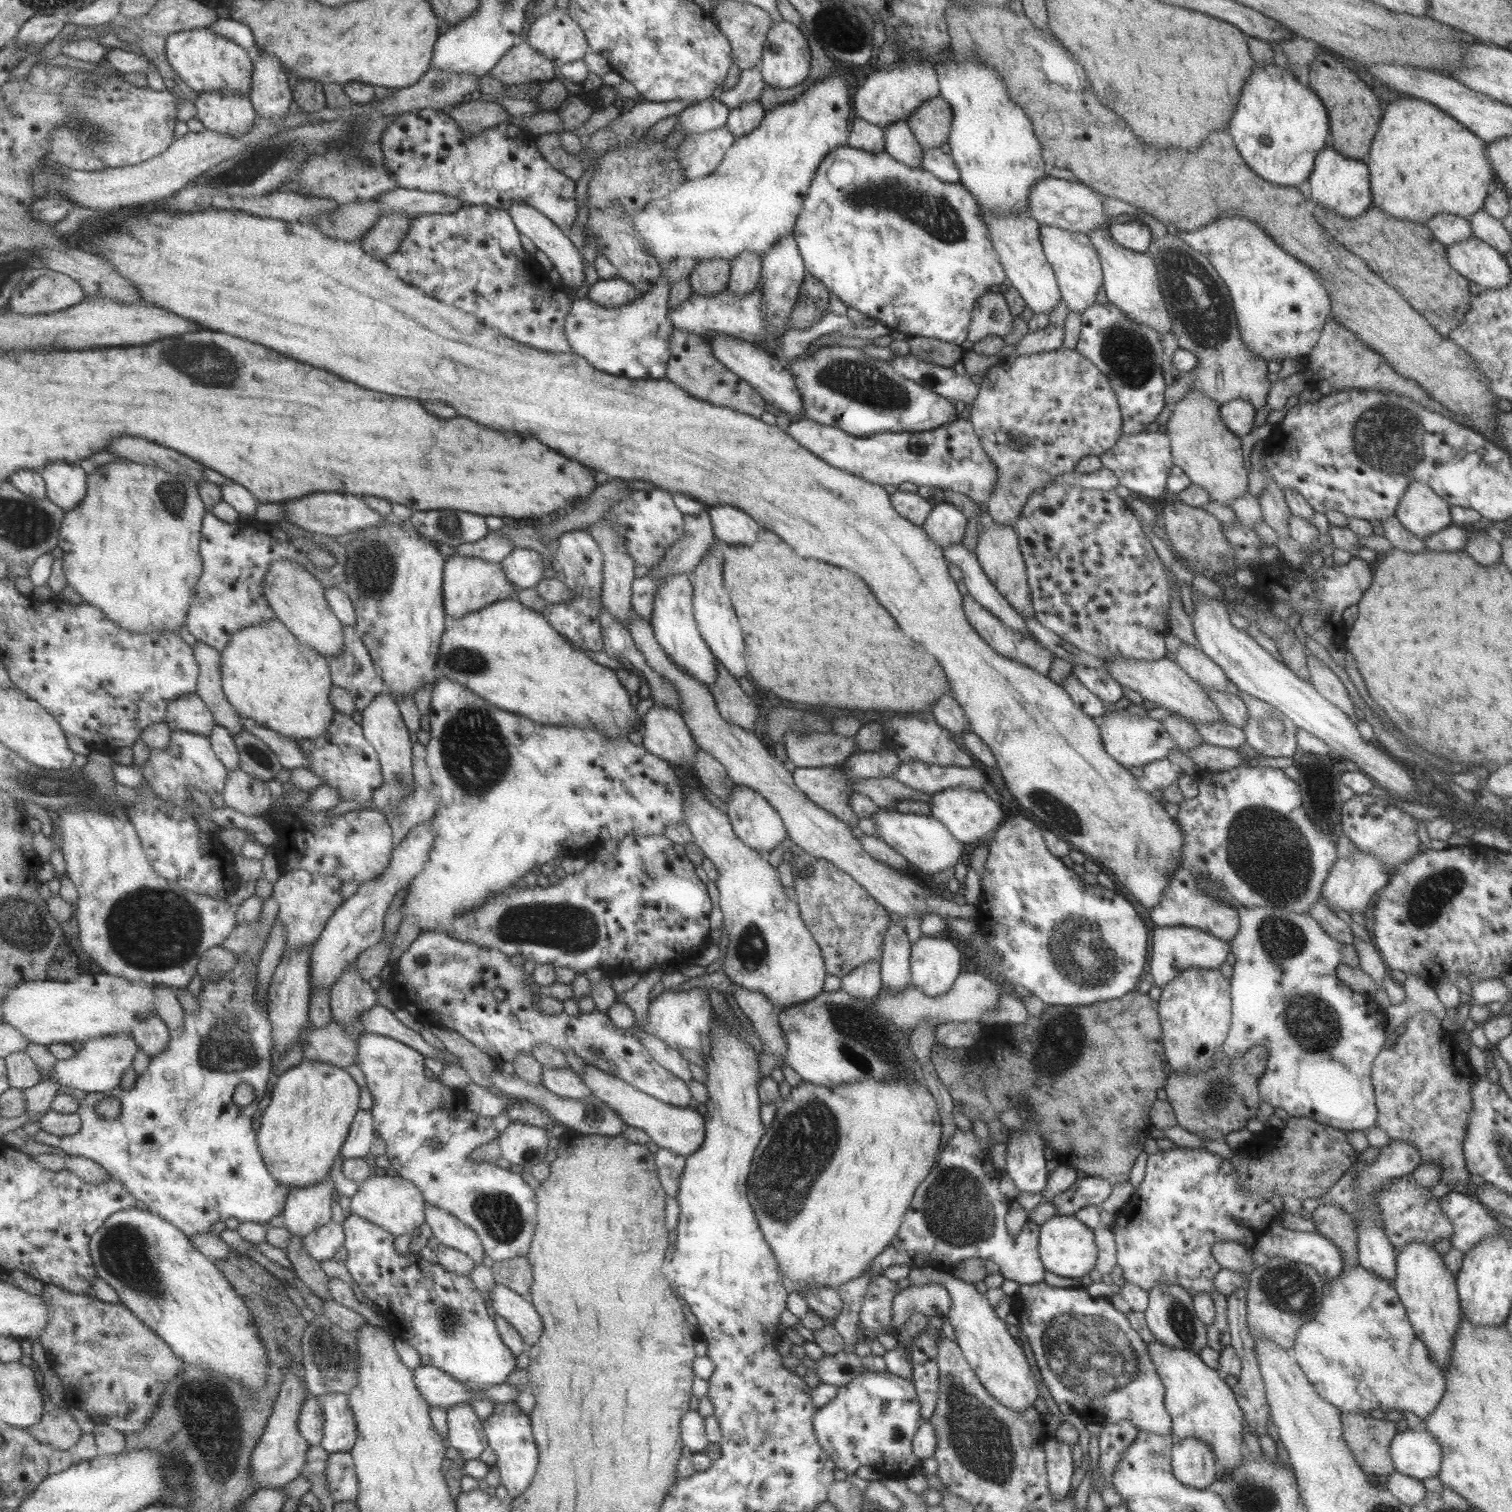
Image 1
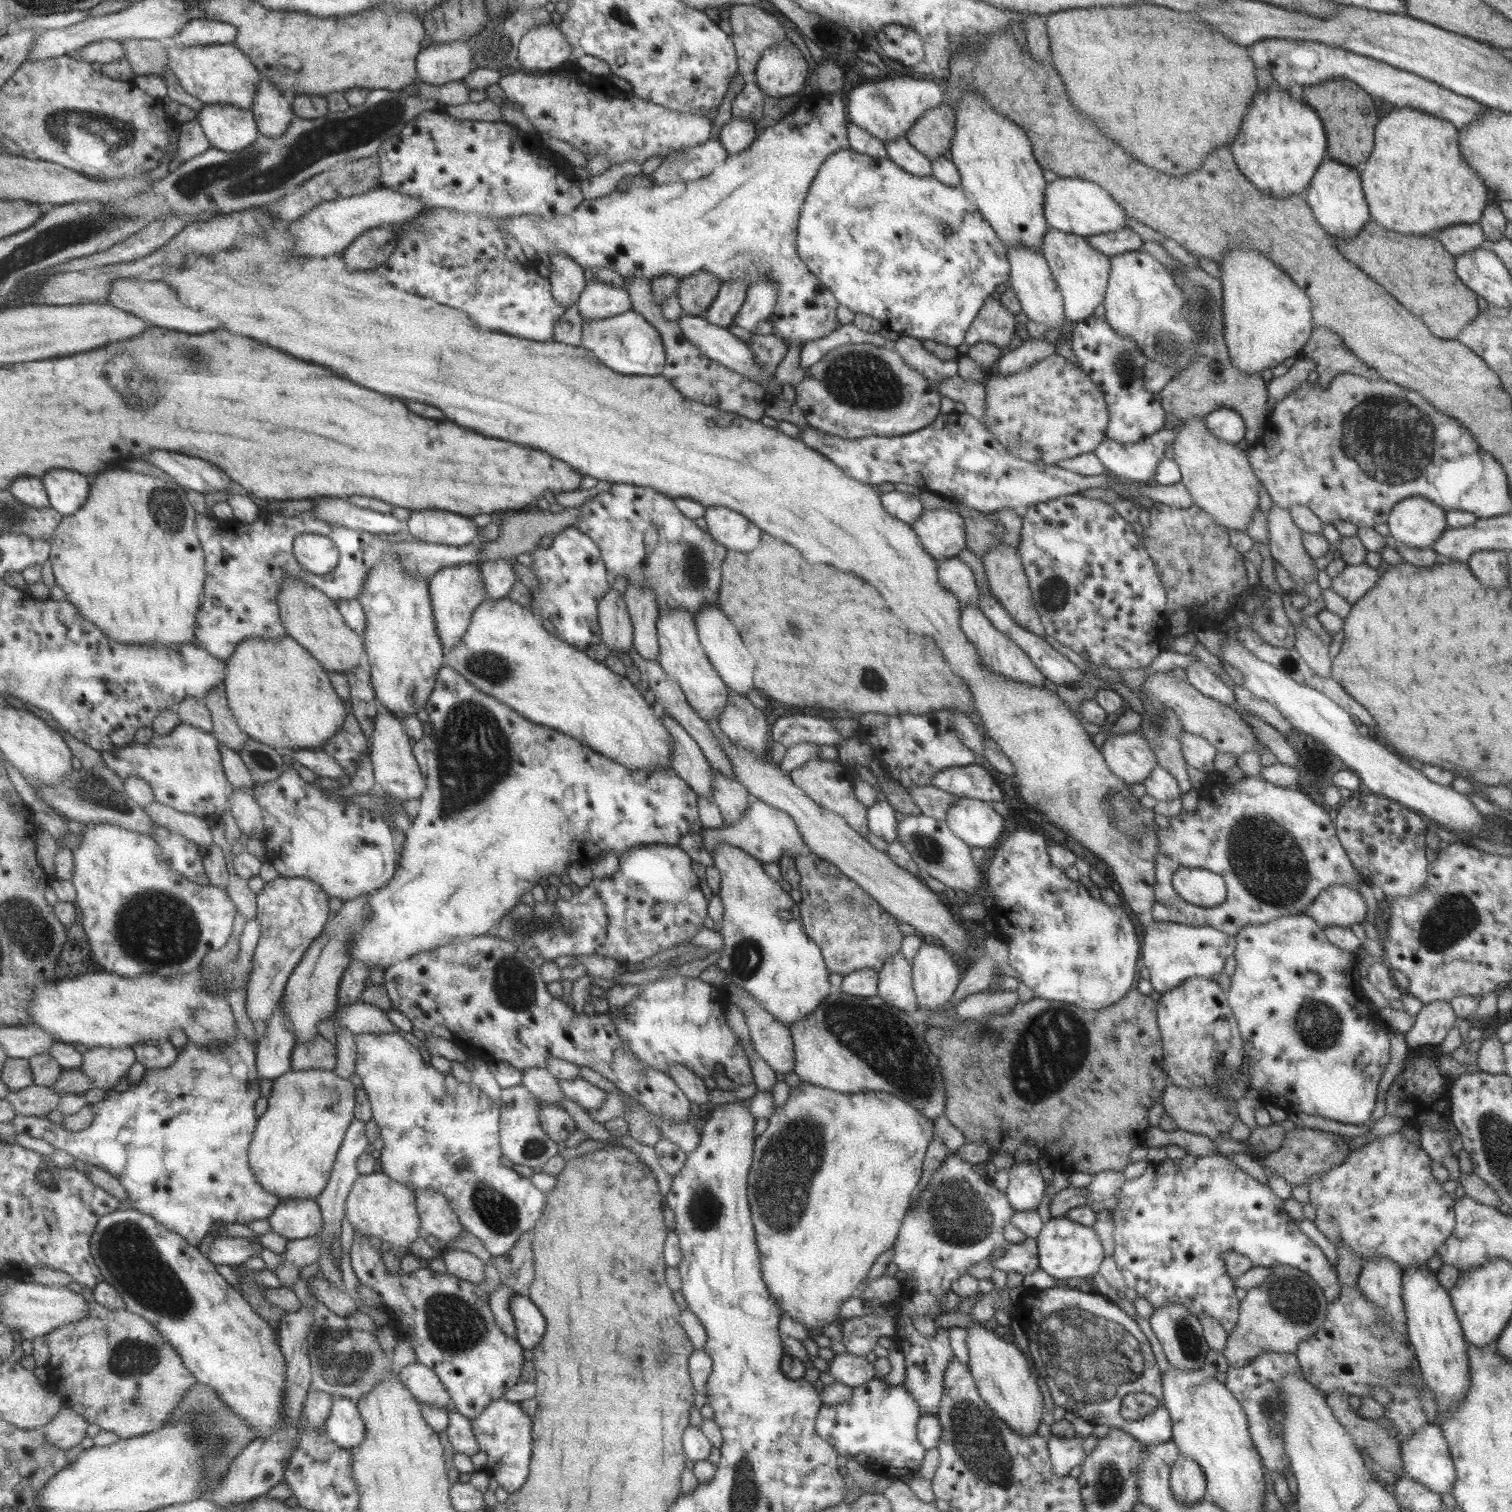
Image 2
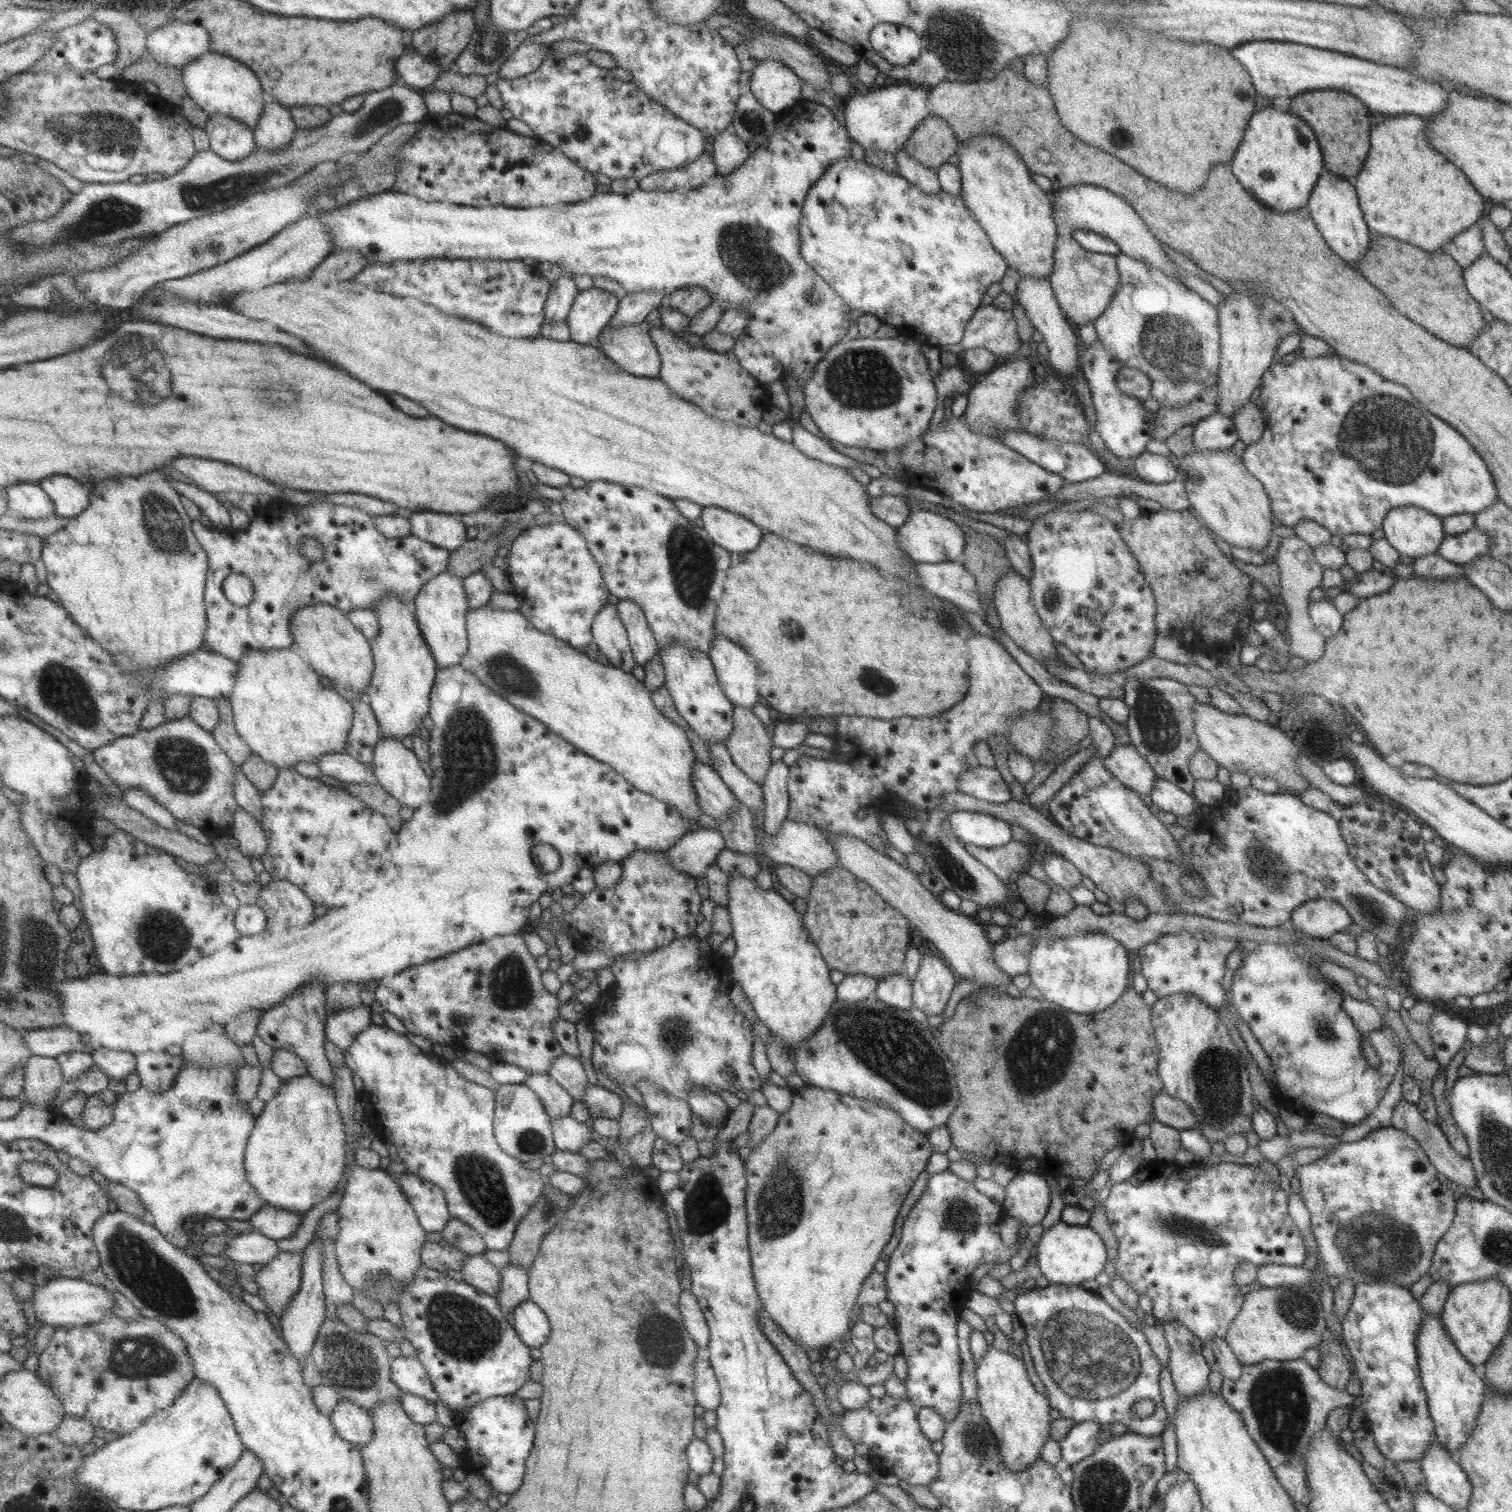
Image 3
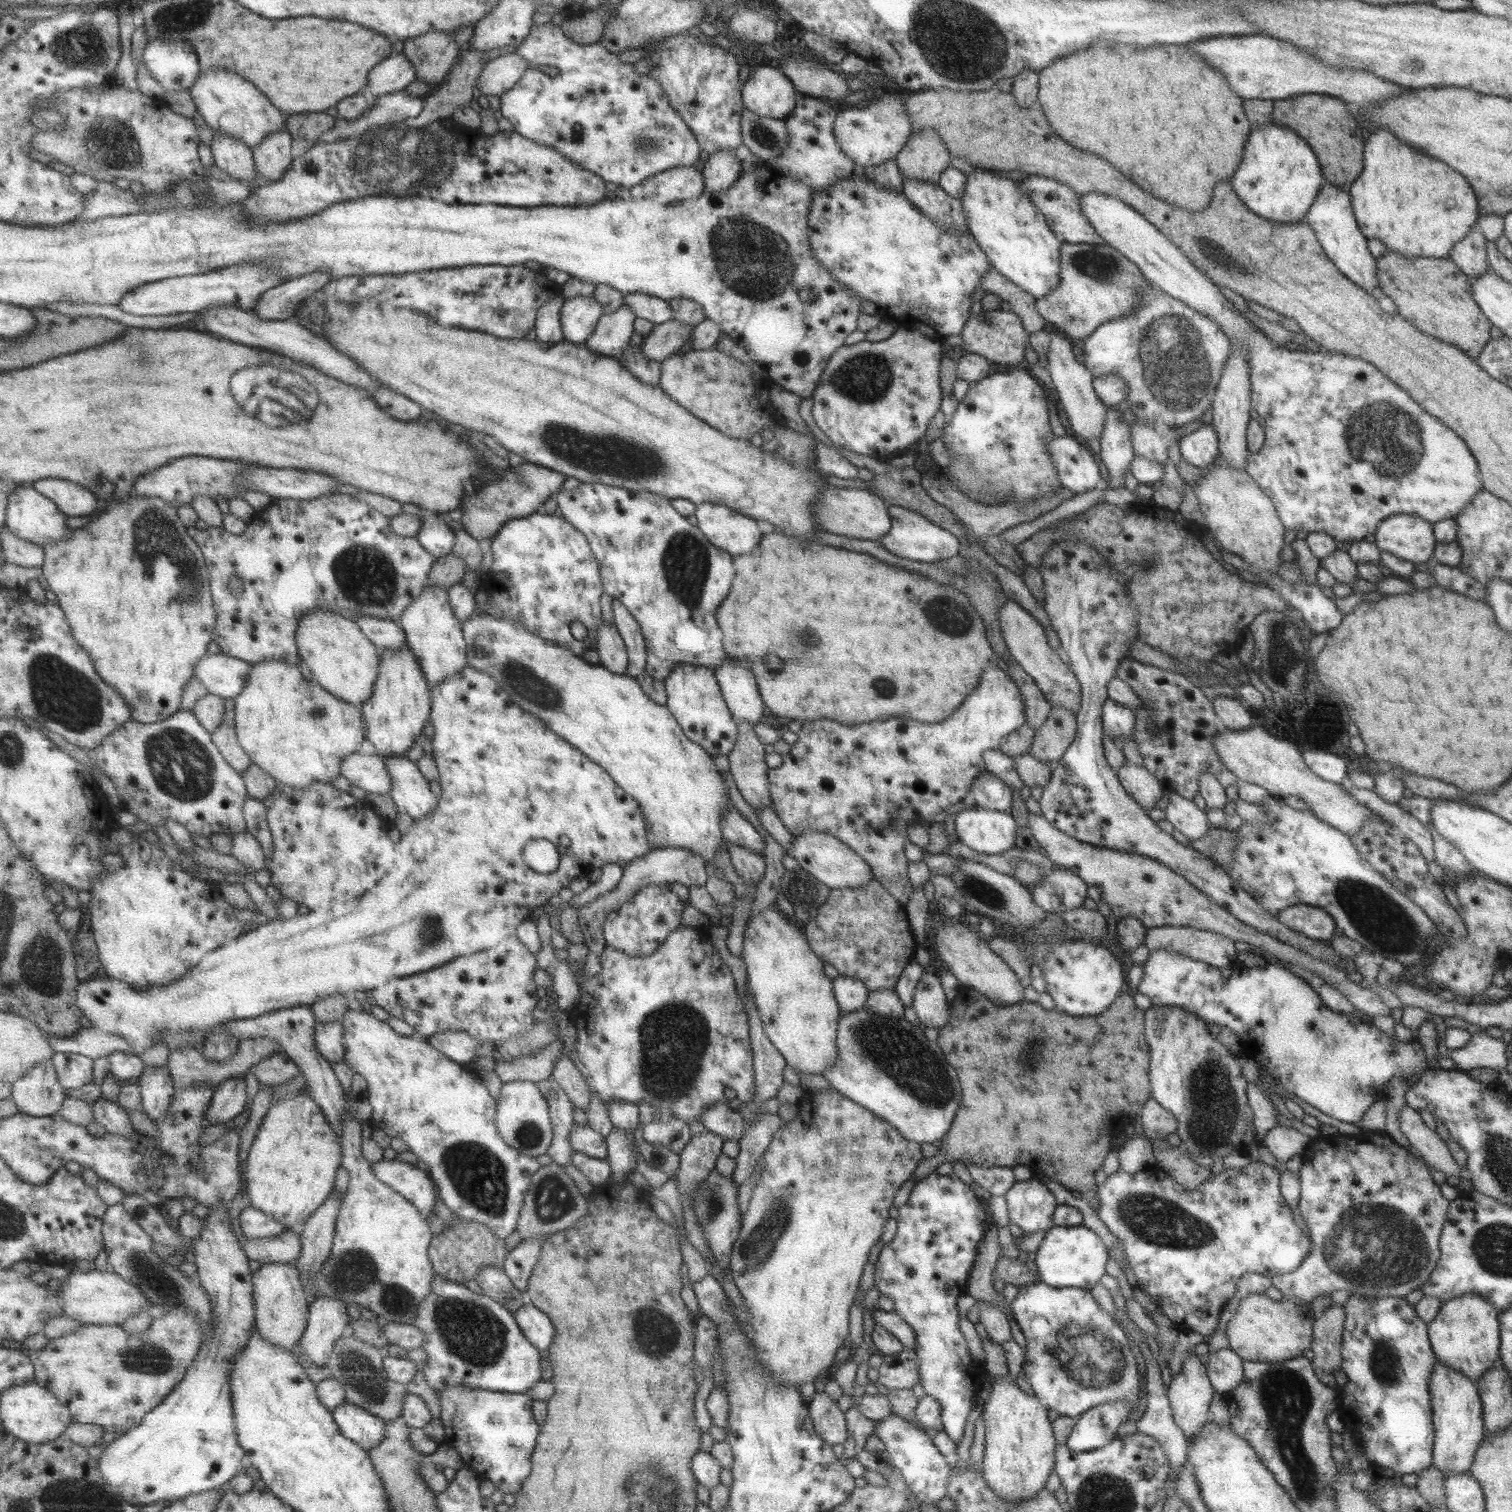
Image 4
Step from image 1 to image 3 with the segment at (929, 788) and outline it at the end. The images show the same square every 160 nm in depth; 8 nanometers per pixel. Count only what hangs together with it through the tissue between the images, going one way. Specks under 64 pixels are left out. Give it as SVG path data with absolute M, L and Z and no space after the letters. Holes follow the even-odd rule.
M979 765L962 772L957 779L957 791L993 804L1011 800L1007 784L994 767Z

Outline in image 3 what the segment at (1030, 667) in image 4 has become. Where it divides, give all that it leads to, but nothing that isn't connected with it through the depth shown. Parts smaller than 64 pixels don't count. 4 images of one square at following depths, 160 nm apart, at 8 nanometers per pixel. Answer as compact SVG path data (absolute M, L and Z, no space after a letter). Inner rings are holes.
M1010 569L998 578L992 592L992 603L1000 620L1002 630L1025 654L1037 659L1040 663L1044 658L1057 660L1060 658L1054 649L1055 641L1037 616L1033 603L1030 601L1030 586L1020 574Z

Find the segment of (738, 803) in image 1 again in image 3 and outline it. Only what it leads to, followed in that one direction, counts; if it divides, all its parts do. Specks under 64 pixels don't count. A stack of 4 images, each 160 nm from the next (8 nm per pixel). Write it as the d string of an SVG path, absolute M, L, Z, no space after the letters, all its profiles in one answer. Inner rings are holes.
M785 818L779 823L779 831L777 832L777 834L760 835L760 828L758 827L759 851L767 860L779 865L793 866L793 868L802 870L809 876L817 876L834 866L838 866L838 860L836 859L838 856L834 853L834 844L830 841L830 836L812 826L811 822L795 822L792 819ZM701 828L680 836L664 855L675 870L697 879L704 876L709 865L715 864L723 849L724 842L718 830Z

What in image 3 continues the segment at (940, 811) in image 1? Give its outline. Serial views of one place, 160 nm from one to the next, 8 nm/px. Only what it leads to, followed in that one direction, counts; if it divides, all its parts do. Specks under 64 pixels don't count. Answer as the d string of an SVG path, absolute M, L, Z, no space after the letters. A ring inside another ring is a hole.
M957 810L947 814L946 821L961 843L991 848L1011 841L1010 825L989 814Z

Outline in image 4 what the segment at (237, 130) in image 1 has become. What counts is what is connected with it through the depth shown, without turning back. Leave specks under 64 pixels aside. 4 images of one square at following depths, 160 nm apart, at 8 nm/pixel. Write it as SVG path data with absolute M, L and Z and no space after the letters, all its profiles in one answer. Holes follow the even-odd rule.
M217 132L211 152L218 167L233 178L243 182L254 182L258 178L254 150L238 138Z

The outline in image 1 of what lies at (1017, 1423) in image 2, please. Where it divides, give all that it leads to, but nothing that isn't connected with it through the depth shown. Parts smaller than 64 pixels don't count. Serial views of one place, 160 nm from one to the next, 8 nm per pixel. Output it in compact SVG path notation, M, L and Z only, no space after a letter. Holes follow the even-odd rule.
M948 1270L937 1272L937 1282L947 1289L949 1300L951 1300L949 1313L943 1317L952 1326L957 1346L960 1348L964 1359L969 1363L971 1370L979 1379L981 1386L987 1391L987 1394L1009 1410L1027 1410L1030 1406L1033 1406L1033 1402L1037 1400L1038 1396L1037 1382L1029 1371L1029 1364L1025 1359L1025 1355L1023 1355L1023 1351L1021 1351L1021 1347L1009 1335L1005 1327L1005 1321L1001 1321L994 1314L995 1312L991 1309L991 1306L987 1304L985 1294L979 1294L973 1287L974 1284L954 1277Z

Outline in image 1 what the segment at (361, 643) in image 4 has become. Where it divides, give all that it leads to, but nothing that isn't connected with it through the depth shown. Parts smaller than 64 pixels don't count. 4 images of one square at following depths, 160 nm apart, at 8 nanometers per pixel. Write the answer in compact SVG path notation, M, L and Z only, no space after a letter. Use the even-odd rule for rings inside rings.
M278 560L268 570L265 584L267 598L273 610L276 610L277 618L282 620L297 638L328 658L341 656L345 648L346 625L333 612L326 597L324 582L312 571L301 566L300 562Z

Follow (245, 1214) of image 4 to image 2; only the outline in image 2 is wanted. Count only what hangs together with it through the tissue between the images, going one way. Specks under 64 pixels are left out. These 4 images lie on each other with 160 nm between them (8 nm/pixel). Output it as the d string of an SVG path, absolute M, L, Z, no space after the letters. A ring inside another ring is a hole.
M315 1199L283 1200L276 1212L268 1219L270 1231L277 1232L289 1241L317 1237L325 1230L321 1206Z

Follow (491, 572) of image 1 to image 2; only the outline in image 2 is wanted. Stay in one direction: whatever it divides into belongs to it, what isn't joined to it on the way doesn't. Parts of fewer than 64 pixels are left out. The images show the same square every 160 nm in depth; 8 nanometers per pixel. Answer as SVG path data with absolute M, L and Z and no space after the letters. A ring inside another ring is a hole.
M475 563L449 566L433 575L429 580L429 592L432 595L437 630L444 643L446 652L453 650L465 638L477 607L488 598L488 591L480 566Z

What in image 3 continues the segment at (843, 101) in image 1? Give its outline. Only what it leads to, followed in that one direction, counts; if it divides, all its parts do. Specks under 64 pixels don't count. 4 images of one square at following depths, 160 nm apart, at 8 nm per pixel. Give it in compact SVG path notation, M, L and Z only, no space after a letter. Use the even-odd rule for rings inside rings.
M809 99L799 100L793 108L793 118L786 120L776 120L773 134L766 140L763 146L755 147L755 151L747 160L738 166L731 174L725 176L714 175L708 178L701 186L695 188L677 188L670 191L660 189L645 191L635 189L628 194L613 193L607 188L600 188L588 200L571 204L557 204L555 206L535 206L530 208L512 208L507 206L491 206L489 208L475 208L473 206L459 206L447 202L425 202L410 194L405 194L397 190L385 191L379 194L367 195L356 202L322 212L321 221L331 229L333 233L332 252L341 252L342 250L356 250L360 252L371 266L376 263L381 265L394 264L400 261L419 261L429 258L451 258L457 261L457 258L481 258L485 261L511 261L521 258L532 258L537 263L549 262L556 265L563 272L573 276L587 275L593 277L606 277L613 279L617 284L625 289L626 293L641 292L650 290L651 292L660 292L661 294L671 294L678 288L686 286L698 286L704 288L721 308L742 308L746 316L747 324L740 334L751 337L755 344L761 346L761 352L765 356L772 356L782 368L782 376L779 378L781 384L787 389L792 384L798 384L802 389L805 383L811 378L817 363L823 358L823 355L837 342L846 338L847 328L849 328L849 306L843 302L840 296L823 280L809 268L803 261L799 250L799 221L801 221L801 210L805 195L809 187L825 172L825 169L834 162L842 158L849 158L851 146L849 145L848 134L843 130L841 124L835 119L835 116L827 107L821 103L809 102ZM813 289L819 294L819 304L807 304L805 300L805 291Z

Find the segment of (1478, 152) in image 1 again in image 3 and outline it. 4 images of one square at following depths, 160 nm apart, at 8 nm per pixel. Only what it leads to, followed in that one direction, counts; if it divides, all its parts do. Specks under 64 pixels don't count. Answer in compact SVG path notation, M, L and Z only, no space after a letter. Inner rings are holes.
M1401 114L1374 122L1368 138L1370 147L1362 169L1352 179L1363 221L1371 235L1385 236L1416 246L1425 252L1435 252L1449 245L1453 237L1478 224L1485 202L1469 179L1432 148L1423 134L1425 119L1419 115Z

